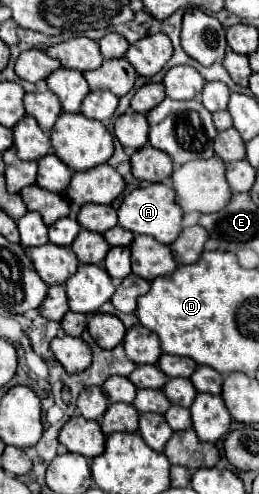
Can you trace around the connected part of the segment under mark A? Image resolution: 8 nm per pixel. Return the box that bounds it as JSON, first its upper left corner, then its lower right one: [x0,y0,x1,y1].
[118,183,184,245]

